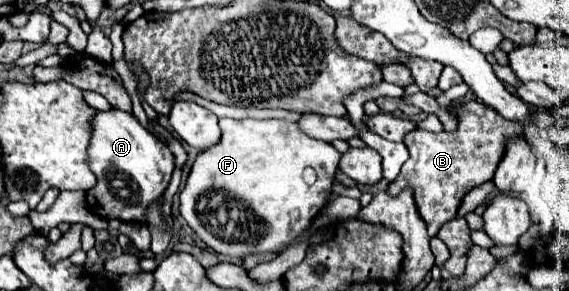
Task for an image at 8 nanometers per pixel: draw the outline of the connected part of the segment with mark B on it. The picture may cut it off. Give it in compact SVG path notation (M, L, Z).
M477 100L457 104L455 118L455 132L429 132L415 128L405 136L403 142L409 148L409 160L401 166L399 176L389 188L391 192L399 192L405 186L413 188L417 208L429 228L429 236L435 236L441 224L457 216L459 204L471 188L493 178L505 156L507 142L521 134L519 124L505 120L497 110Z

